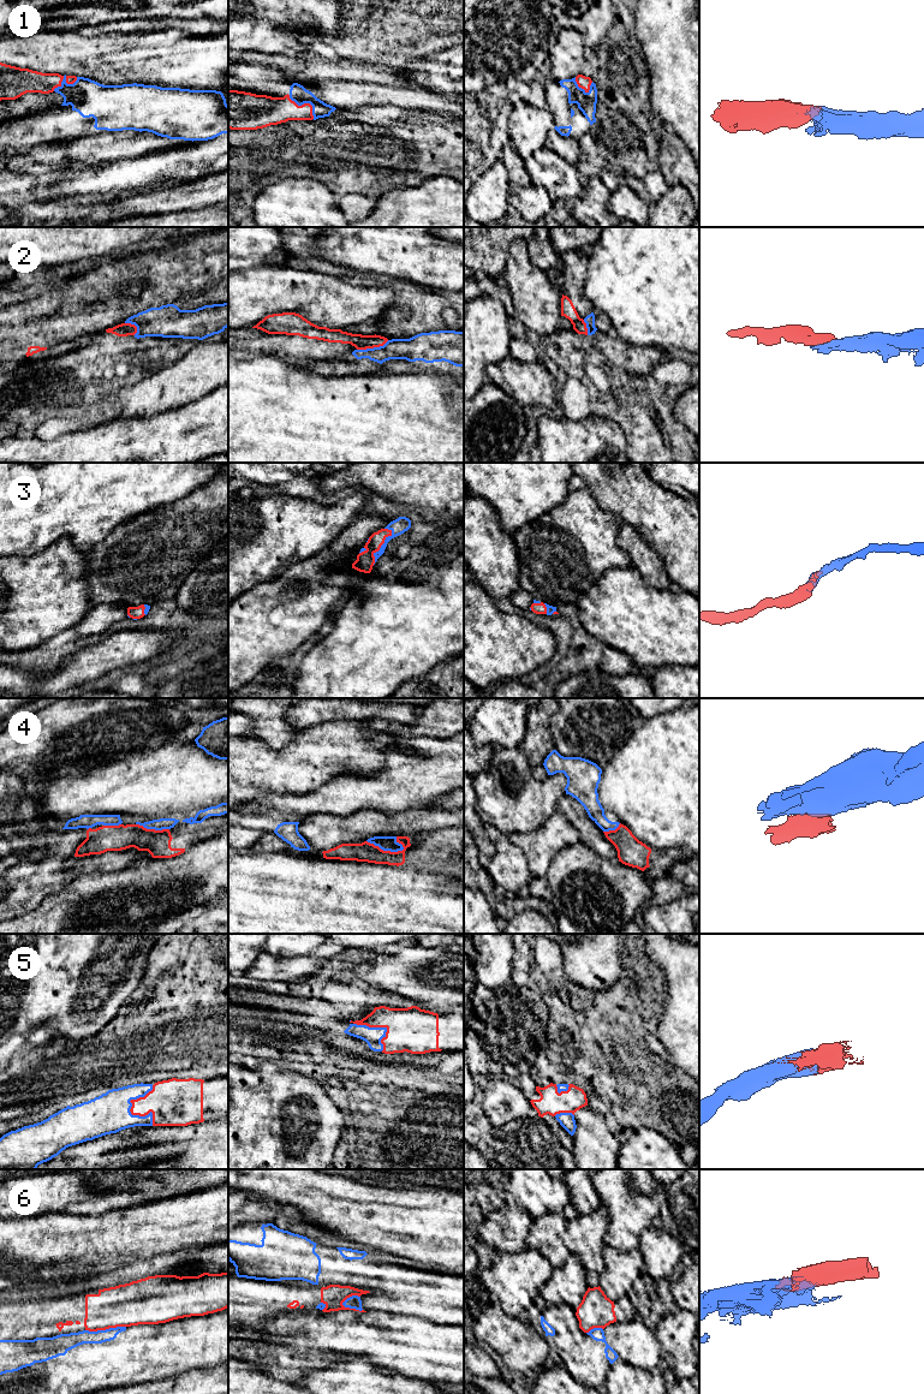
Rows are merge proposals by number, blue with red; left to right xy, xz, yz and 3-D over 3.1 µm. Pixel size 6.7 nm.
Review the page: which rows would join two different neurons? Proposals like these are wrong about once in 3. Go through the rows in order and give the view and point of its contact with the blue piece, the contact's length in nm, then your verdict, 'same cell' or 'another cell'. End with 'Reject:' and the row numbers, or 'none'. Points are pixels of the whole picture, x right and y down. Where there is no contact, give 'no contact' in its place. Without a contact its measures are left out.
1: meets blue in xy at (65, 79); contact 190 nm long; same cell
2: meets blue in xz at (374, 347); contact 220 nm long; another cell
3: meets blue in xz at (381, 547); contact 260 nm long; same cell
4: meets blue in xz at (386, 850); contact 260 nm long; another cell
5: meets blue in xy at (129, 1110); contact 280 nm long; same cell
6: meets blue in xy at (106, 1329); contact 280 nm long; another cell
Reject: 2, 4, 6

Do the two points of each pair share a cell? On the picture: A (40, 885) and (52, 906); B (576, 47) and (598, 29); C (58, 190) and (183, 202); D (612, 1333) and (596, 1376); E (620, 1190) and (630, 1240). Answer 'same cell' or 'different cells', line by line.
A: different cells
B: different cells
C: different cells
D: different cells
E: same cell

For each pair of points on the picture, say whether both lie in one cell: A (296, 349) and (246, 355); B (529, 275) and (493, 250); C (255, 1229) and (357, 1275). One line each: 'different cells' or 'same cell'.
A: same cell
B: different cells
C: same cell

